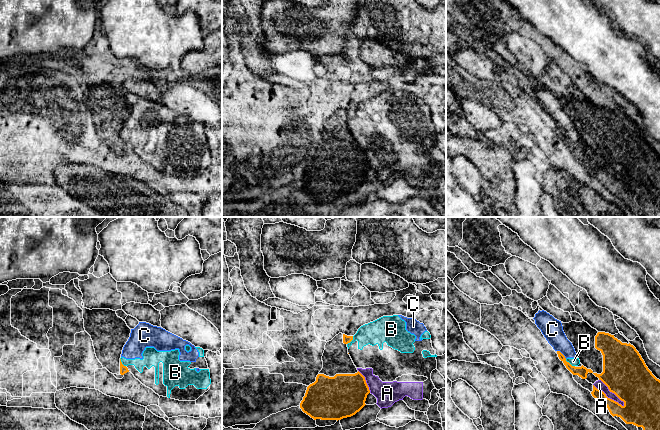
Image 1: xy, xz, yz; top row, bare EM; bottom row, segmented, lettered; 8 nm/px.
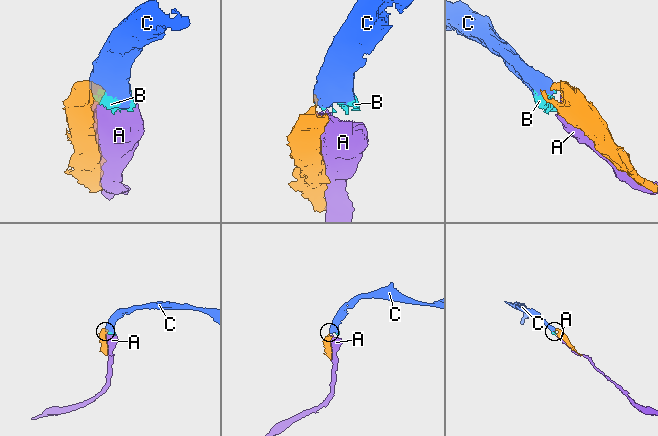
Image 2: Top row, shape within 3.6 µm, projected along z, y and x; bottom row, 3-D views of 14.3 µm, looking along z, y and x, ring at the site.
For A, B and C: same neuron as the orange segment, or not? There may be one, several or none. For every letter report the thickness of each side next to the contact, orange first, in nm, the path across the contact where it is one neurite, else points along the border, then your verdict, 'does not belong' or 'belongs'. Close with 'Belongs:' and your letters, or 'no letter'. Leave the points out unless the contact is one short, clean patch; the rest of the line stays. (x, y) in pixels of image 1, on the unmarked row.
A: calibres 360 and 70 nm; does not belong
B: calibres 90 and 60 nm; border yz (565, 135), (574, 142); does not belong
C: calibres 90 and 170 nm; border yz (557, 126), (566, 134); does not belong
Belongs: no letter

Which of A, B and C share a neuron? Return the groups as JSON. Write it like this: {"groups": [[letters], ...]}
{"groups": [["A", "B", "C"]]}

